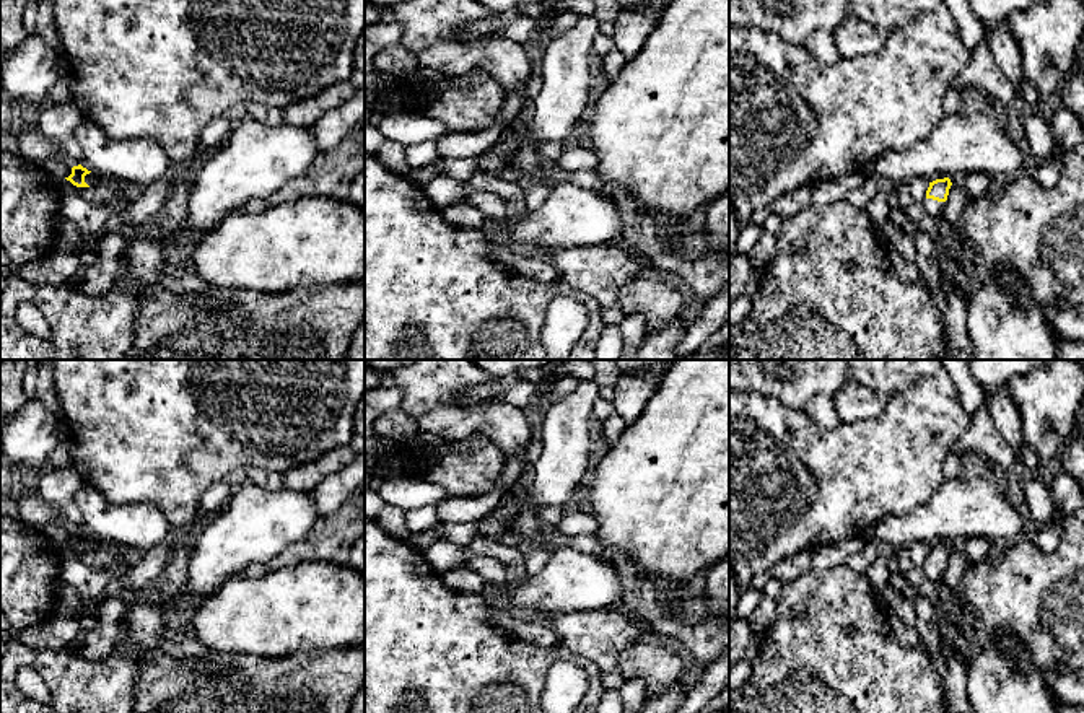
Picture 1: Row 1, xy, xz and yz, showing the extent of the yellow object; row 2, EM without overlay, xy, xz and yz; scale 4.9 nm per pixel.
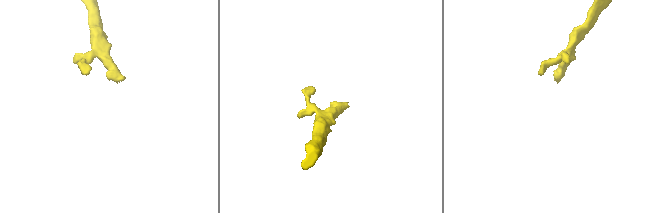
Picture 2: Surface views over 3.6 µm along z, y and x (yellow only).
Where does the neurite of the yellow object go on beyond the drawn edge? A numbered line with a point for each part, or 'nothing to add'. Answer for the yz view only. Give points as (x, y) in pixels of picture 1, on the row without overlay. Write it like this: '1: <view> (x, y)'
1: yz (935, 573)

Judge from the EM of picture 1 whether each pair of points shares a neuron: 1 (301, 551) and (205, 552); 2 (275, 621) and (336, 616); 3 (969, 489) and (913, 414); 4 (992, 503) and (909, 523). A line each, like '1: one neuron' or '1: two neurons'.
1: two neurons
2: one neuron
3: two neurons
4: one neuron

